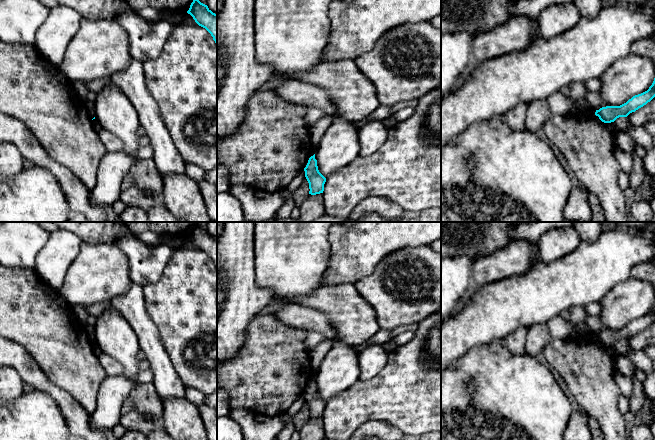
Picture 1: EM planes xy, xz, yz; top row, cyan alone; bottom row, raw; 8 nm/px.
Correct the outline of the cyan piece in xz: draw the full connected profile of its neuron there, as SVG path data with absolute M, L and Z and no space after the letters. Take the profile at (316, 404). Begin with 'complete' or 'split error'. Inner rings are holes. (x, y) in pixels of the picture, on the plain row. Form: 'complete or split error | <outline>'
complete | M315 378L309 382L304 395L305 401L309 407L309 418L316 419L323 417L326 402L318 394Z

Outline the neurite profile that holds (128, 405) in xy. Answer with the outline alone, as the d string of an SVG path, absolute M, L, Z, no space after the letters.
M128 396L123 403L121 415L128 413L130 410L133 409L135 403L134 400L131 398L131 396Z

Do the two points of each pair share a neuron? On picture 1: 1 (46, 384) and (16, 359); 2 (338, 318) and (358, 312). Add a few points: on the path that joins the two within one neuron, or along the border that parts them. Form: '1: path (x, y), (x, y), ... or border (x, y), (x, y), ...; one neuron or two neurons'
1: path (39, 381), (23, 365); one neuron
2: path (343, 315), (353, 315); one neuron

